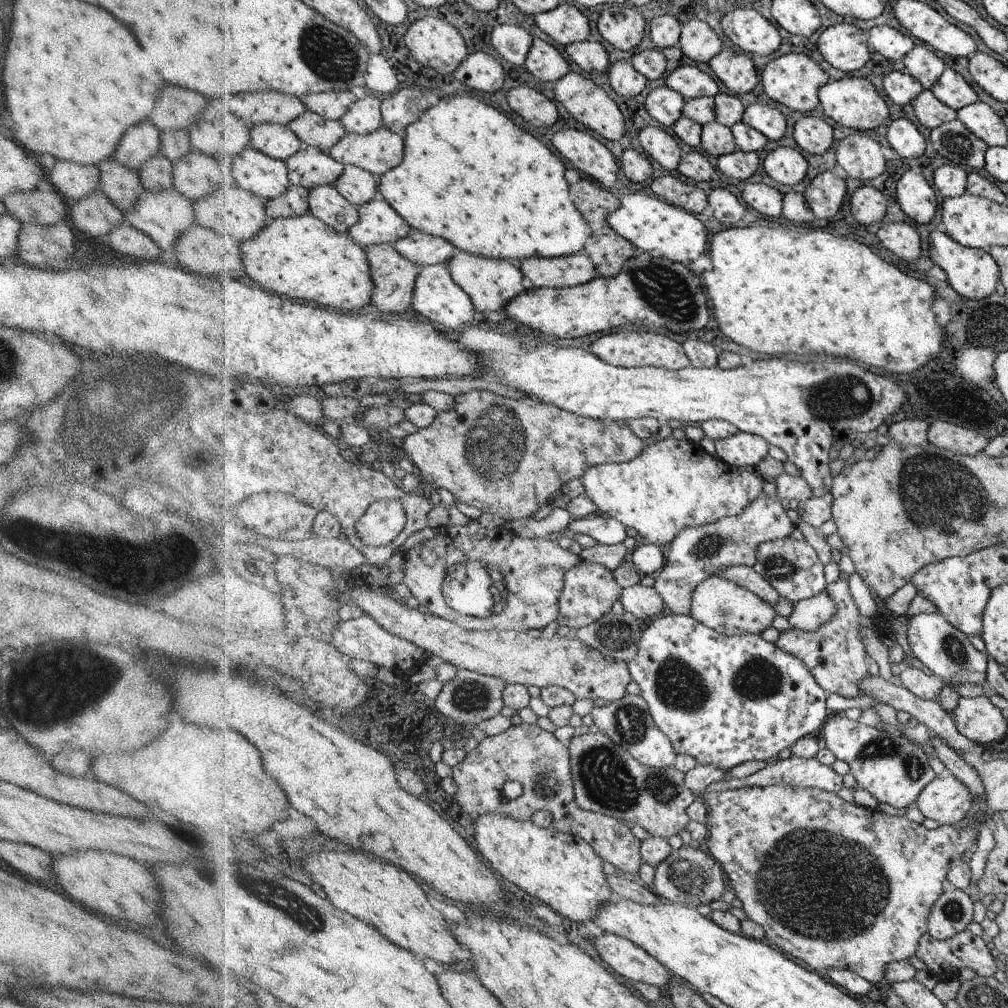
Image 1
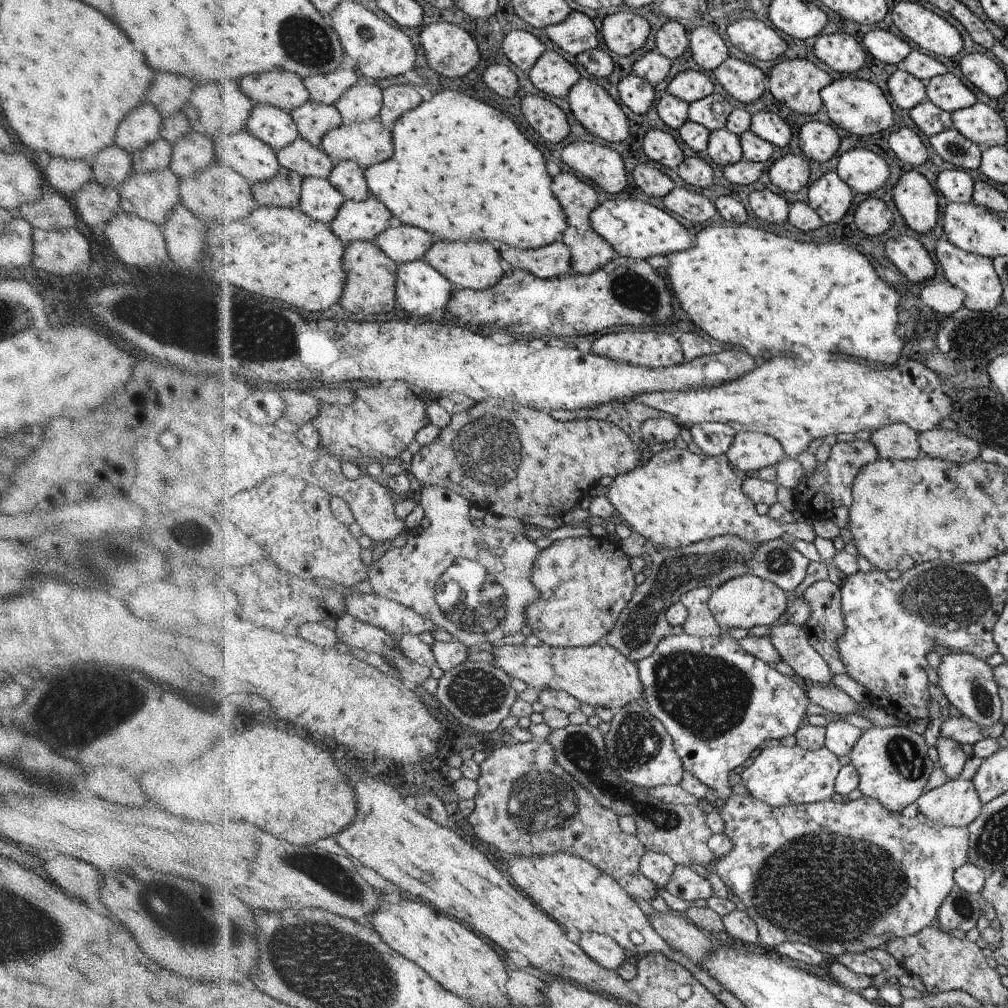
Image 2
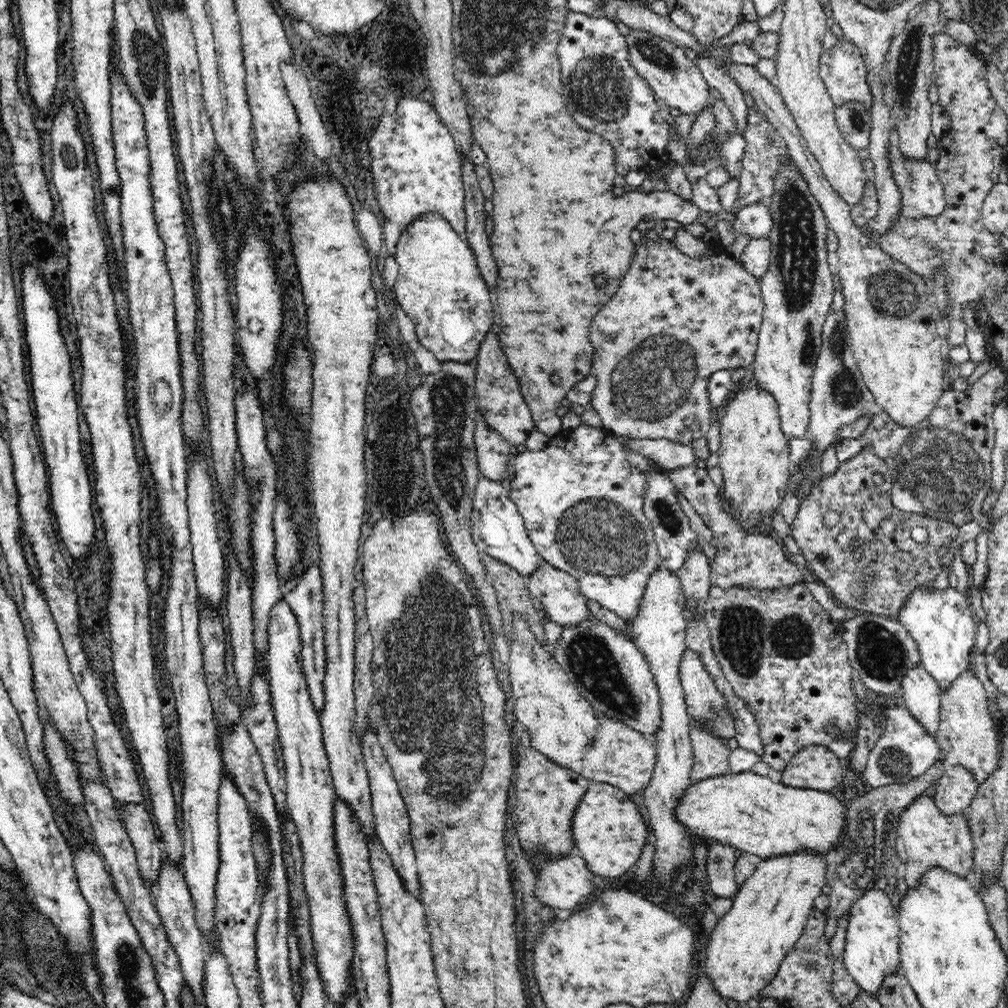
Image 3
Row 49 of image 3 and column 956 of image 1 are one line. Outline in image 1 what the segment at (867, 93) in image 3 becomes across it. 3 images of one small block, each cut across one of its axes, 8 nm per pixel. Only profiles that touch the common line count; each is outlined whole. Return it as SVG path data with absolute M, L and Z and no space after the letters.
M778 785L754 788L744 787L739 788L738 790L726 790L724 792L704 792L703 797L707 808L707 819L705 825L707 826L708 832L710 834L709 838L706 841L708 852L711 852L712 856L715 856L716 860L719 861L721 865L723 865L724 872L727 872L728 878L731 879L732 892L735 894L736 898L742 902L743 909L746 913L747 918L756 924L760 924L760 926L764 928L764 932L766 932L765 939L768 940L768 944L779 948L782 952L788 952L788 956L792 956L793 959L804 962L806 966L810 966L810 970L819 972L821 975L826 975L826 972L828 972L828 970L832 970L832 968L848 969L858 974L858 976L863 976L868 982L871 982L873 985L876 984L876 982L881 982L885 978L884 970L886 970L888 964L896 963L897 961L908 961L909 958L912 958L912 956L916 954L916 948L919 948L920 940L928 932L928 914L930 914L932 906L934 906L936 900L940 898L940 894L942 894L942 891L947 886L948 868L951 867L951 864L954 863L955 860L962 860L962 857L965 853L973 853L976 850L976 840L978 840L978 836L980 836L980 830L978 829L979 814L976 816L974 821L970 822L968 826L964 828L958 829L954 824L946 824L940 825L936 829L926 830L922 824L916 823L915 821L910 821L908 818L906 818L906 816L900 817L886 815L882 811L871 809L870 807L866 807L864 805L848 803L844 801L844 799L842 799L838 794L832 794L831 792L820 790L819 788L792 788L792 786Z

